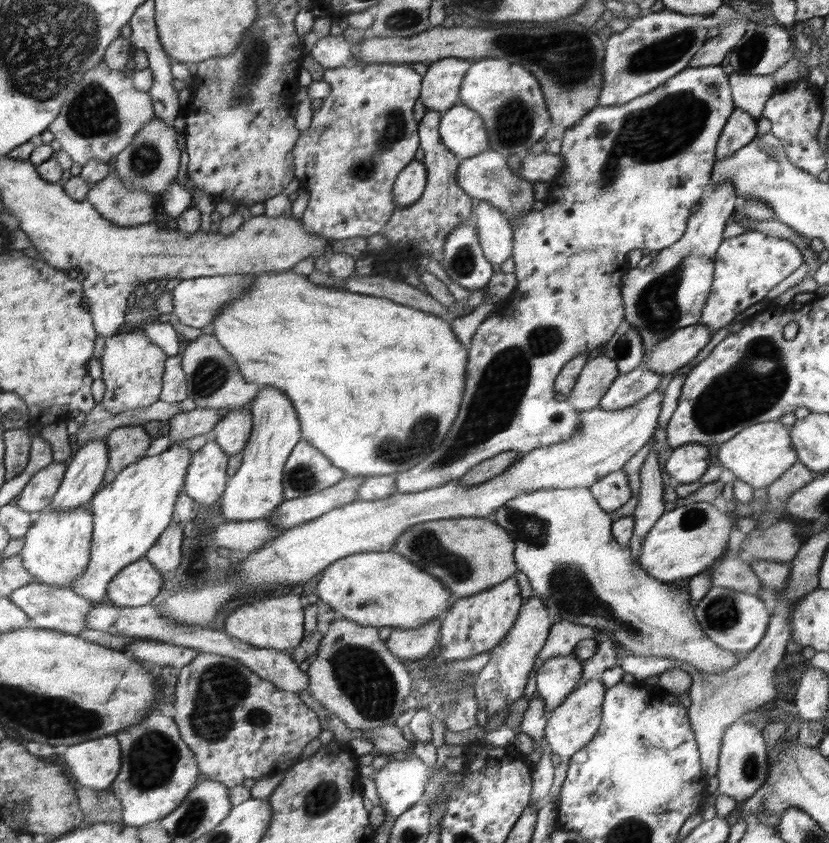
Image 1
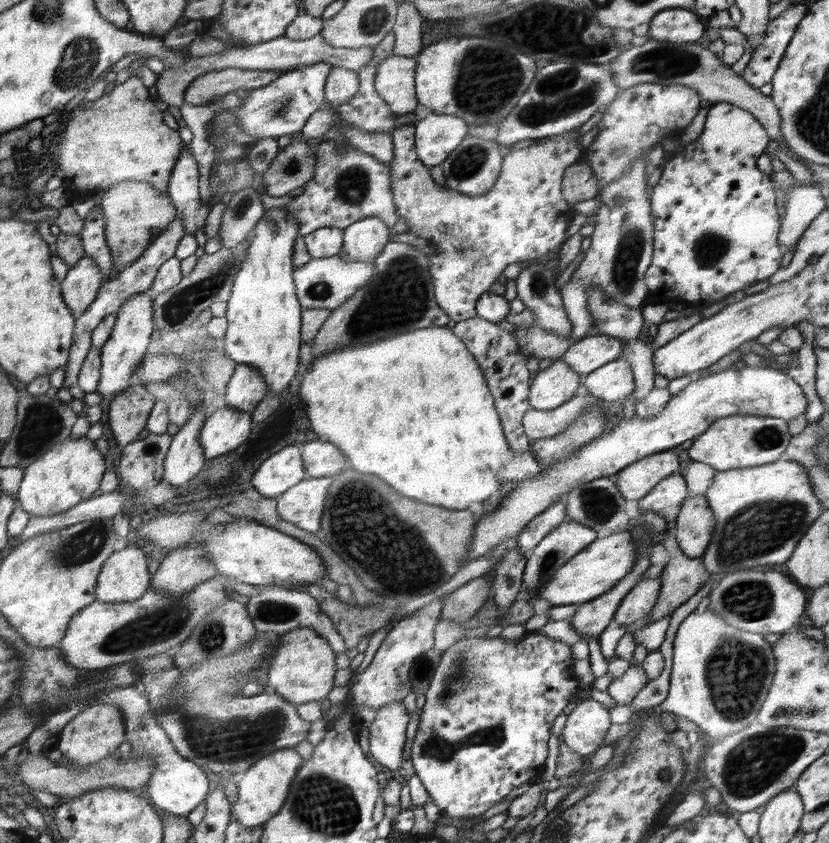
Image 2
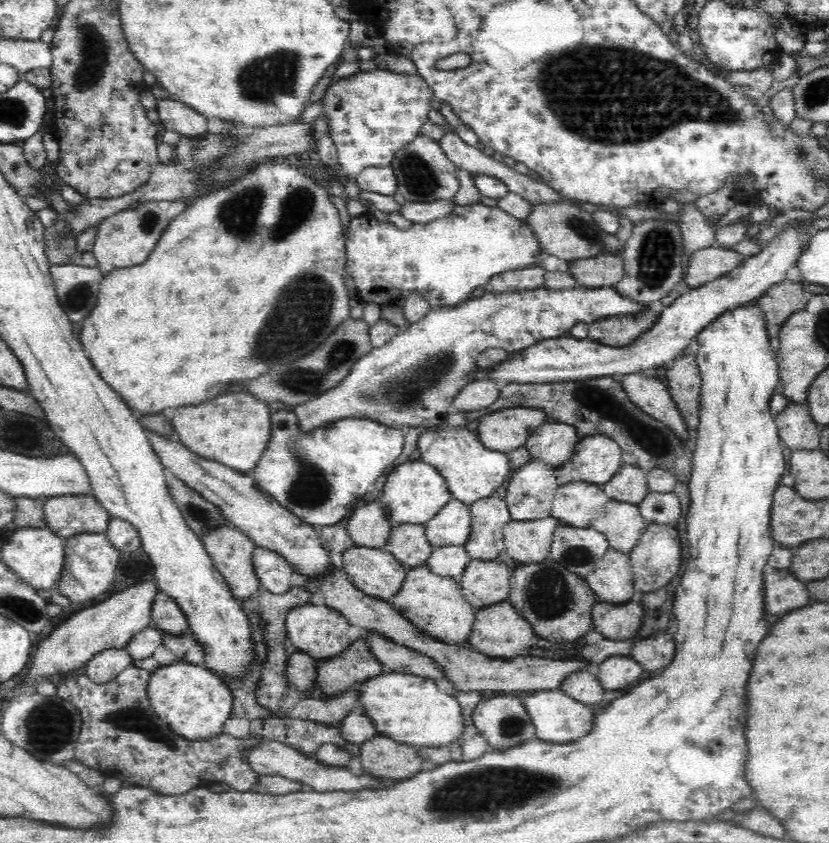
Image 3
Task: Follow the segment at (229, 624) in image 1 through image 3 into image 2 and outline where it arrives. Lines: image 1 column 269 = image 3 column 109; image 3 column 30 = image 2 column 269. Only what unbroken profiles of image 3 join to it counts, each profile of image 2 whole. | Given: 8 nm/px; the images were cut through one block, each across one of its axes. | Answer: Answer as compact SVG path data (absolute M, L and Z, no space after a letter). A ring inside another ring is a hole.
M310 627L284 633L279 638L279 647L271 654L267 688L296 704L324 700L334 687L333 680L336 674L336 658L328 643L328 640Z

